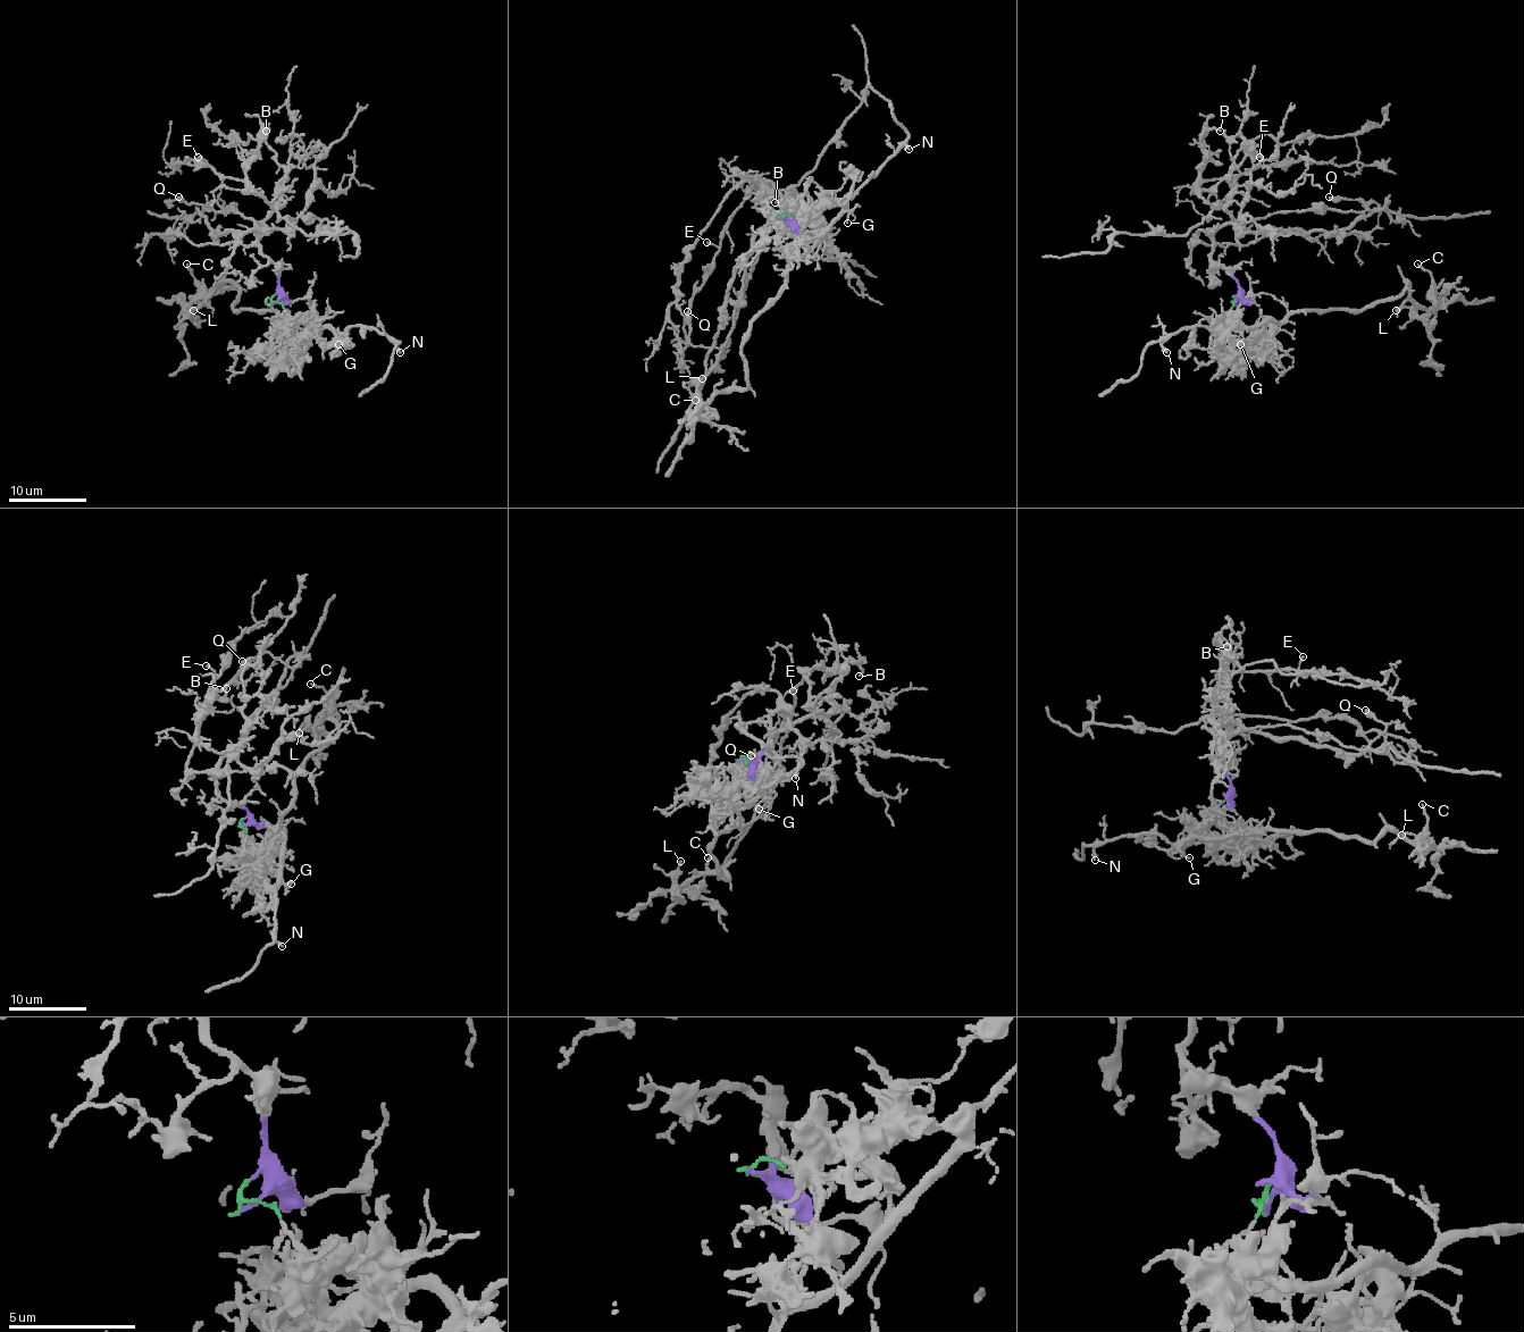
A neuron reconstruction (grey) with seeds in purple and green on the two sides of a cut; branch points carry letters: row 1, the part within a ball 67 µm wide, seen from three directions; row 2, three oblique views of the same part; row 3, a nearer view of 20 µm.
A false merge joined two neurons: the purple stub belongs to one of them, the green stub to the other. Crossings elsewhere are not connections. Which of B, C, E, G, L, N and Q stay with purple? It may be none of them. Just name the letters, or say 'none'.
B, E, Q

